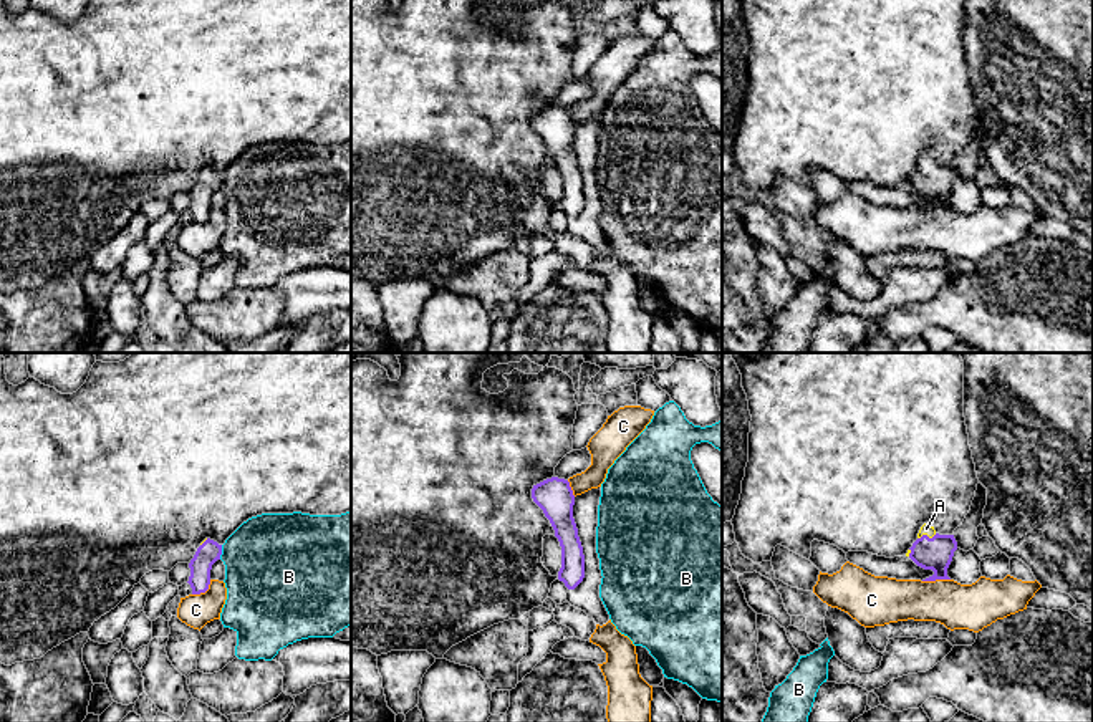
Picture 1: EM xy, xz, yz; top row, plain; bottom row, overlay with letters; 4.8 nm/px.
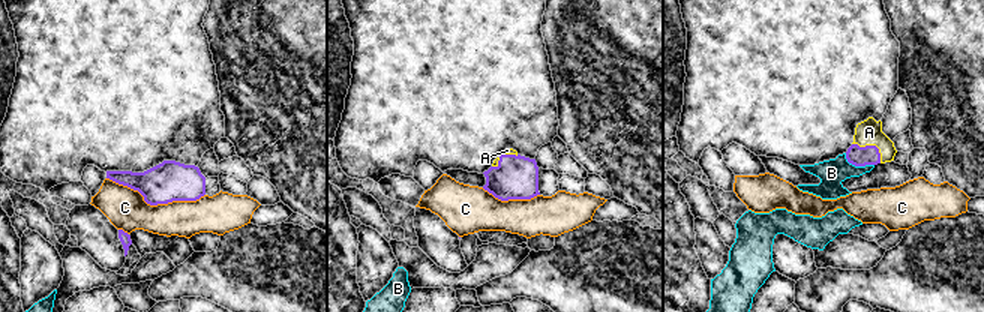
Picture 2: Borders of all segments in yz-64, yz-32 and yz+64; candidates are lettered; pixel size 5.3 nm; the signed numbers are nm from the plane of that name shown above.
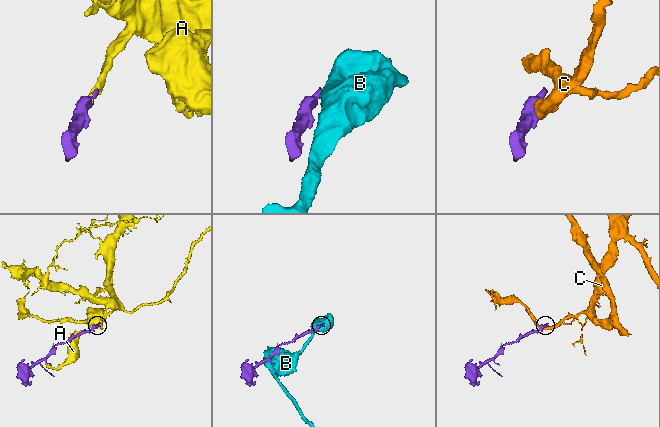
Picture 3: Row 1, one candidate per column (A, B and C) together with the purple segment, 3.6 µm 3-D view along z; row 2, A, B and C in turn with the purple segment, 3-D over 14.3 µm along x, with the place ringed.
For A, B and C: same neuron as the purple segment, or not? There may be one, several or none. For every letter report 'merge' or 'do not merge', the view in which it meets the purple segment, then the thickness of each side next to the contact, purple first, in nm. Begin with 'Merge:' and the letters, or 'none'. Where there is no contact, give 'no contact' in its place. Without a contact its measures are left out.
Merge: A
A: merge; contact in yz; calibres 160 and 60 nm
B: do not merge; contact in xy; calibres 110 and 460 nm
C: do not merge; contact in yz; calibres 160 and 220 nm

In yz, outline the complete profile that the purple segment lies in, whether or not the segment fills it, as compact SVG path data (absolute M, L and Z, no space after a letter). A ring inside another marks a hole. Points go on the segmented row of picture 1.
M924 523L917 533L917 540L908 550L909 556L917 566L932 570L934 575L922 581L951 580L947 568L952 561L957 542L954 535L939 535L934 527Z

